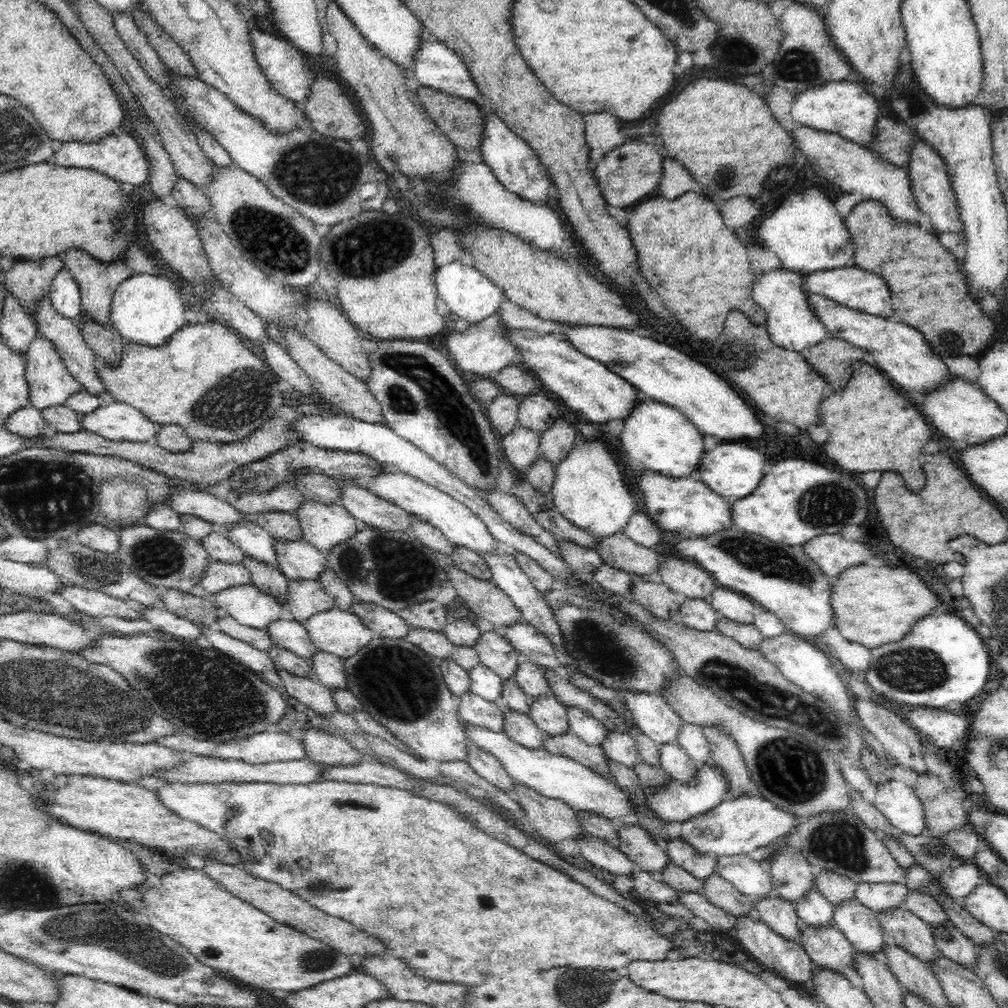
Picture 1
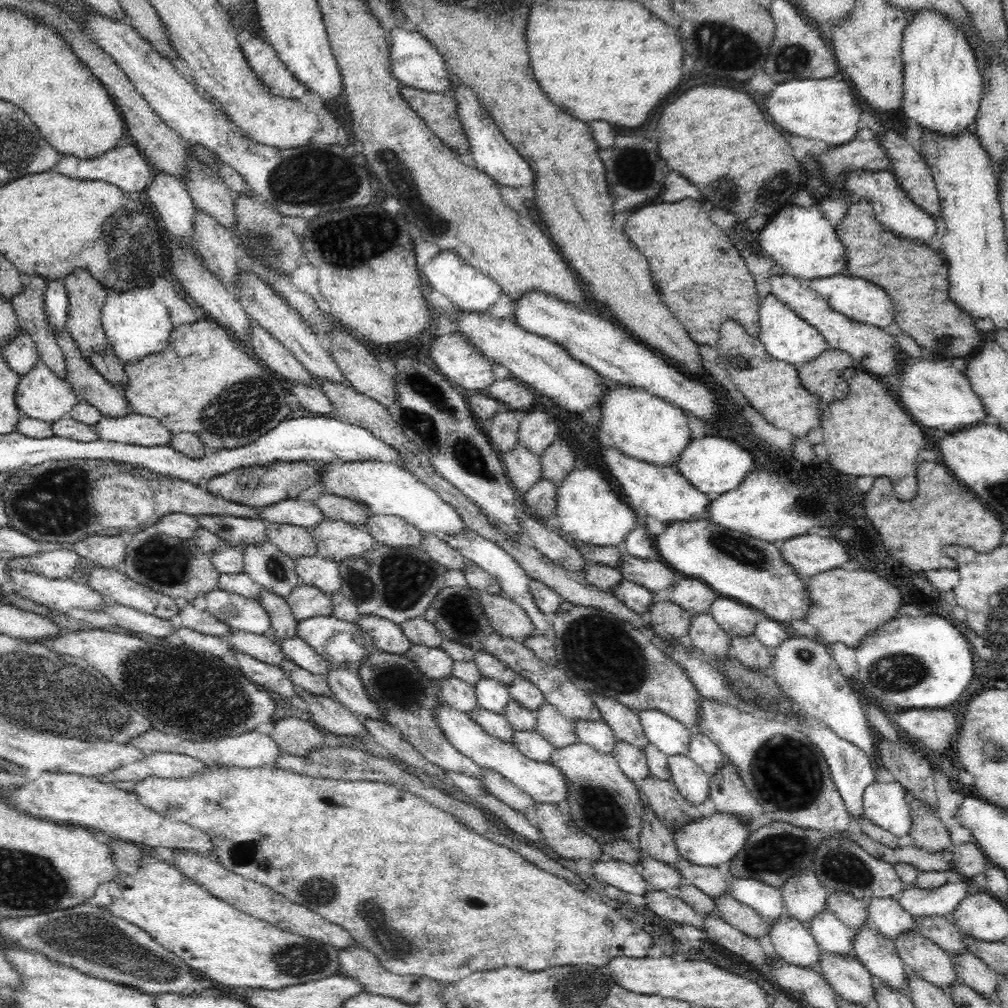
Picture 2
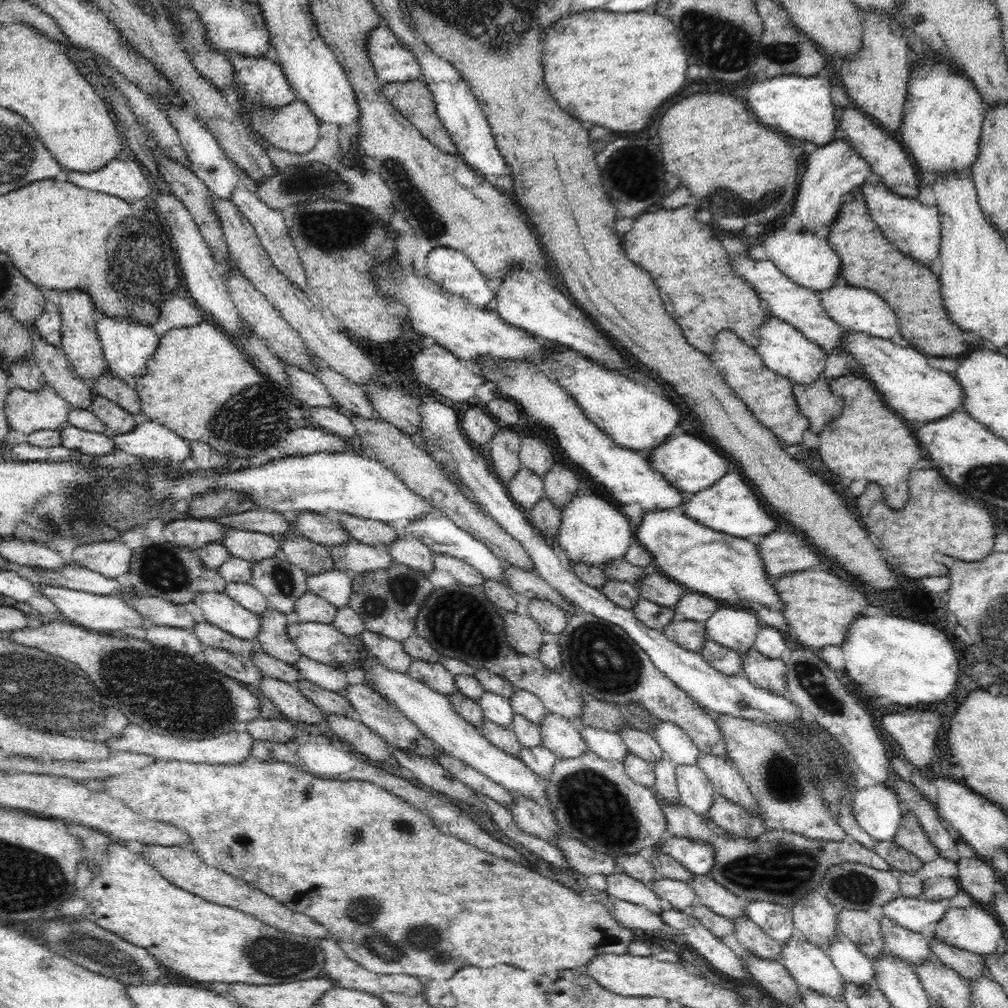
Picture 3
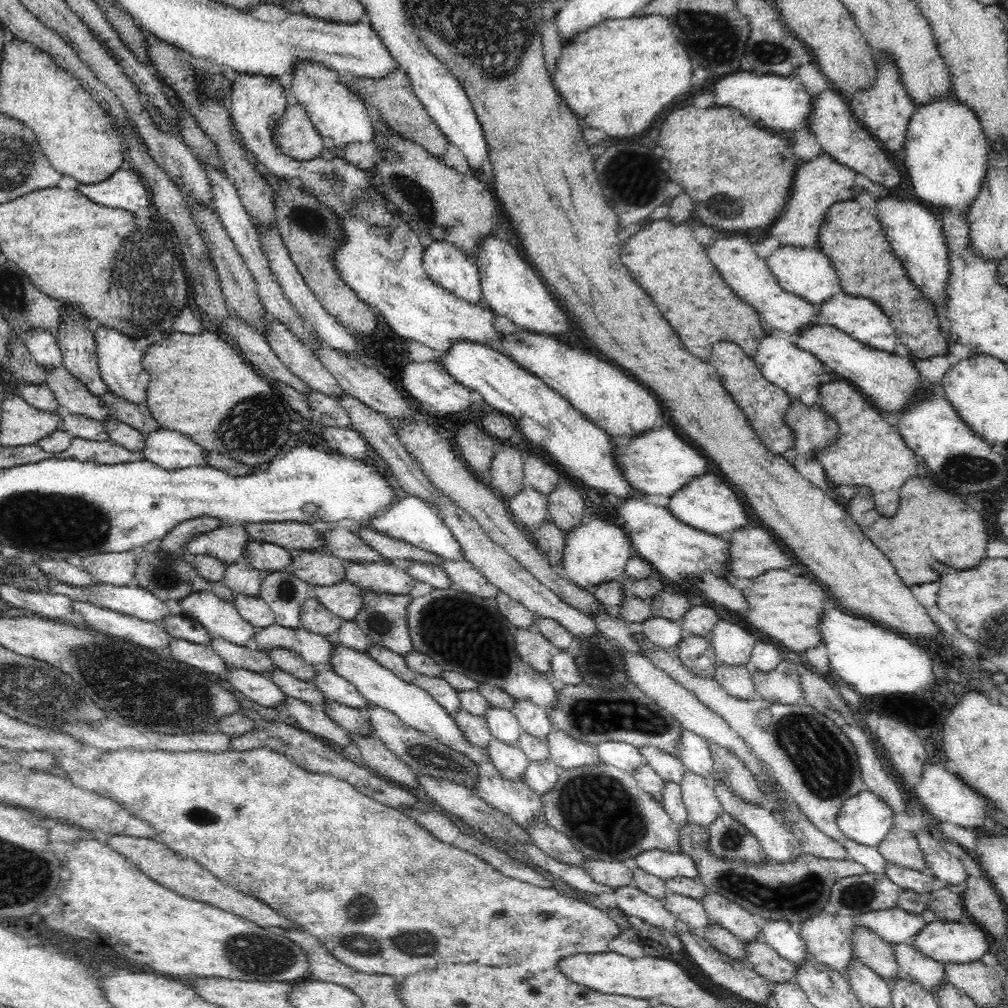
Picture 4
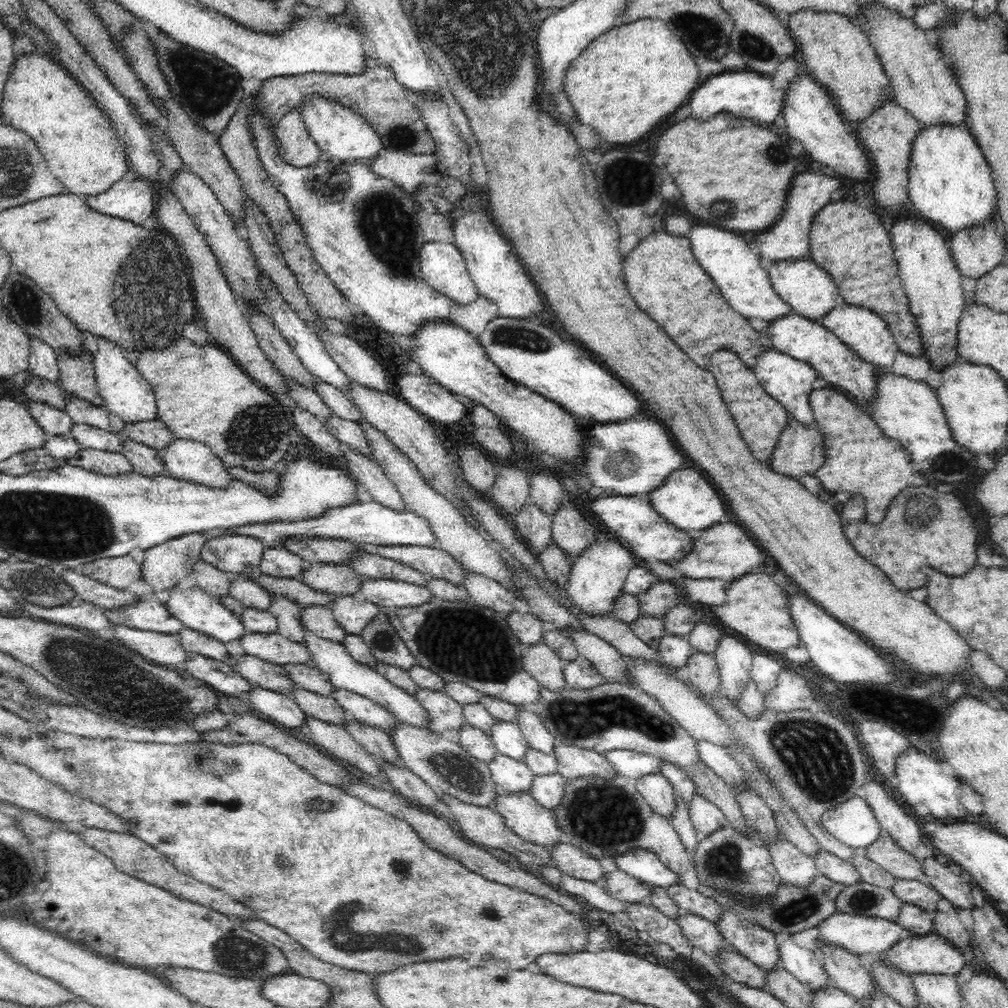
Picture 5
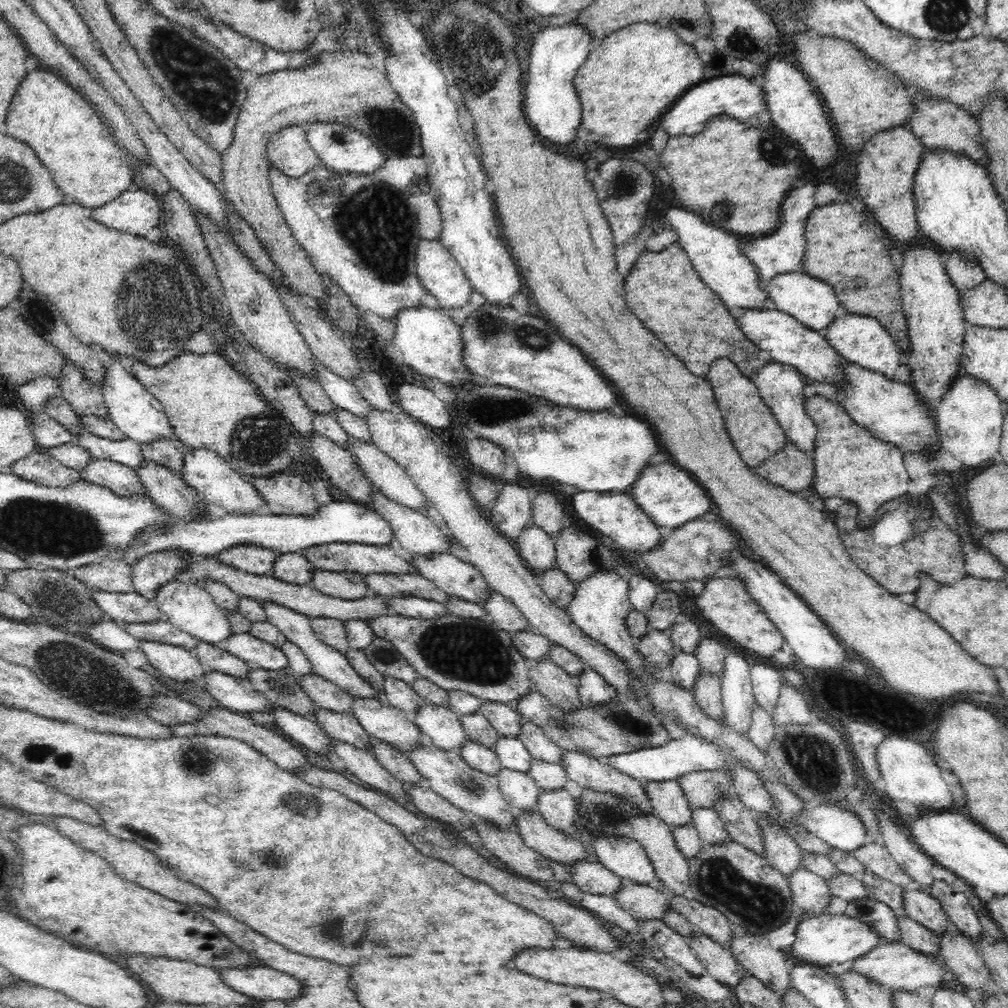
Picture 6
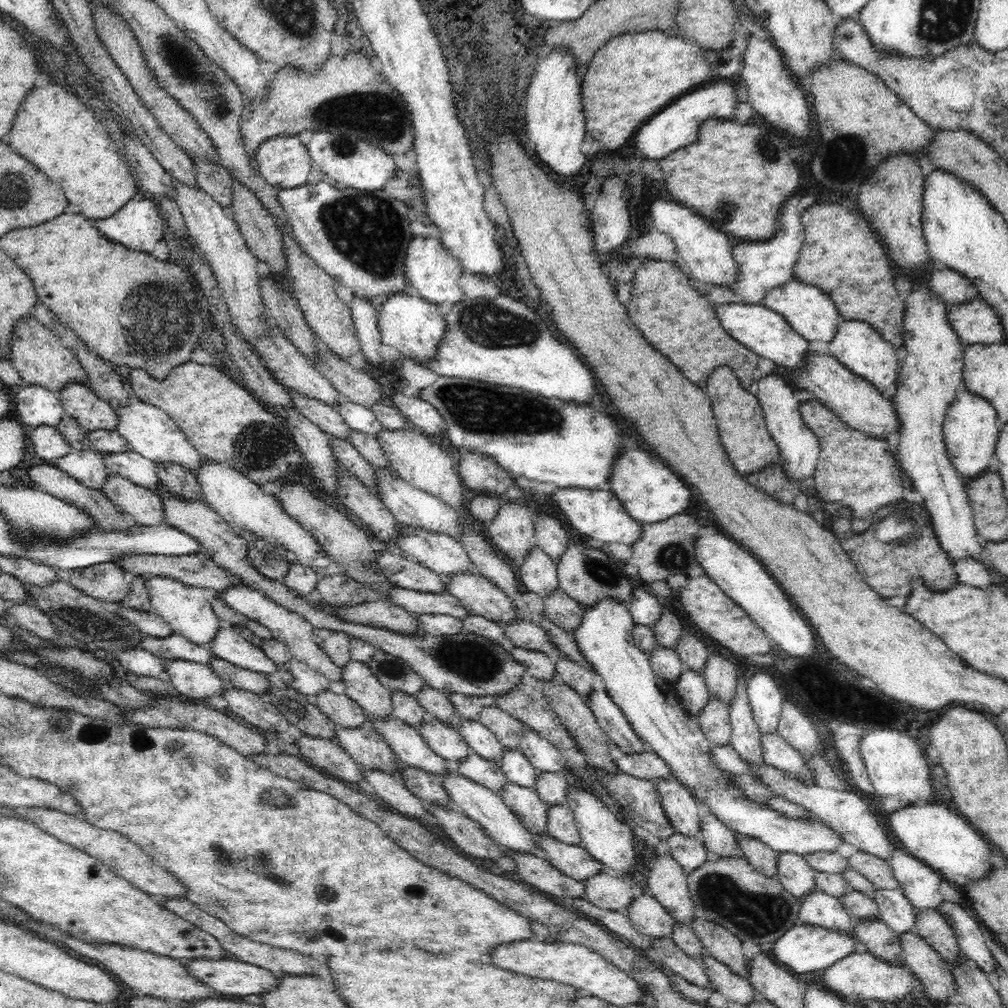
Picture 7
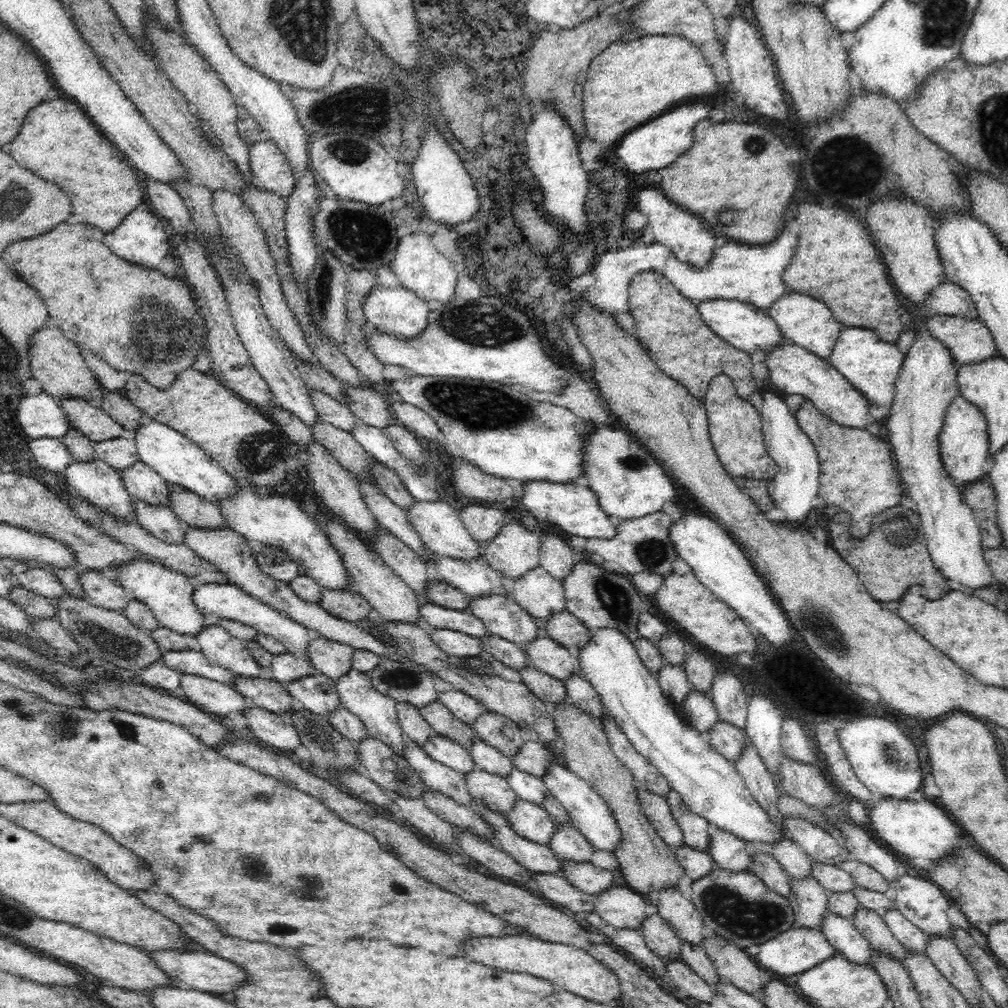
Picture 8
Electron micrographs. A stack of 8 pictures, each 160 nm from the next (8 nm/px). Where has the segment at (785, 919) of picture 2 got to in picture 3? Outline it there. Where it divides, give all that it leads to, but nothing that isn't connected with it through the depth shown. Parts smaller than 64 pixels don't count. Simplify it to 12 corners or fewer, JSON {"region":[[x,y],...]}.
{"region":[[790,936],[782,964],[802,989],[844,1002],[824,948]]}

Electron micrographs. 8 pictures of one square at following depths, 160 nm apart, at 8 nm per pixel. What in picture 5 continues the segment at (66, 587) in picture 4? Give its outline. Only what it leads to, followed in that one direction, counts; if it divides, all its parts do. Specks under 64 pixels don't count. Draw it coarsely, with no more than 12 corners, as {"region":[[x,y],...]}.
{"region":[[141,599],[102,610],[111,622],[178,635],[185,627],[165,604]]}

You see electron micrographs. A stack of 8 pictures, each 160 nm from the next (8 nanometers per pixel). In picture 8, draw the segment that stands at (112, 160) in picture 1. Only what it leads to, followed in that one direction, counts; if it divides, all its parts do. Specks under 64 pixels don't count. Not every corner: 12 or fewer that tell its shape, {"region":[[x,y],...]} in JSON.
{"region":[[132,210],[104,244],[158,270],[173,242],[154,212]]}

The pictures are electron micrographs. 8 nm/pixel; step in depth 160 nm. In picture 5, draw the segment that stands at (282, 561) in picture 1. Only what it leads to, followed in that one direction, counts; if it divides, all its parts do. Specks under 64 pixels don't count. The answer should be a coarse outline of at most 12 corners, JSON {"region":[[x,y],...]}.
{"region":[[333,594],[334,619],[346,634],[361,636],[379,607]]}

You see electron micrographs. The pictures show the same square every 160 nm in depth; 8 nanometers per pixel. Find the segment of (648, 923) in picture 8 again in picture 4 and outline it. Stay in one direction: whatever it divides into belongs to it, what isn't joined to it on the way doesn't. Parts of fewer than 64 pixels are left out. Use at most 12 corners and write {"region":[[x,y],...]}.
{"region":[[590,860],[582,868],[610,888],[635,886],[623,862]]}

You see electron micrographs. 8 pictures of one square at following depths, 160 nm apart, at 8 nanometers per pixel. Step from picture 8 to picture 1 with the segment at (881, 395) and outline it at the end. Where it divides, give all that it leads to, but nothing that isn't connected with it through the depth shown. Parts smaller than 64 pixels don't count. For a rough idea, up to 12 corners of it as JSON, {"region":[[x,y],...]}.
{"region":[[857,266],[807,274],[810,292],[892,316],[888,284]]}

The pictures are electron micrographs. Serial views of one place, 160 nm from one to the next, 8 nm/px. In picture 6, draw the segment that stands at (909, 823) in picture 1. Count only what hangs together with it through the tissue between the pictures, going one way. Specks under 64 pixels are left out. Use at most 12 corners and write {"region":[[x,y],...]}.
{"region":[[835,804],[802,809],[794,825],[844,852],[868,842],[857,814]]}

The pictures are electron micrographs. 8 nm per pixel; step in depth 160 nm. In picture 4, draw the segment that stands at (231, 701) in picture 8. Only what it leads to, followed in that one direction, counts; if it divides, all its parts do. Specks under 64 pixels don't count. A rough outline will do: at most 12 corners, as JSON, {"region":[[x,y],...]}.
{"region":[[88,602],[73,608],[93,631],[156,653],[171,636],[144,622]]}

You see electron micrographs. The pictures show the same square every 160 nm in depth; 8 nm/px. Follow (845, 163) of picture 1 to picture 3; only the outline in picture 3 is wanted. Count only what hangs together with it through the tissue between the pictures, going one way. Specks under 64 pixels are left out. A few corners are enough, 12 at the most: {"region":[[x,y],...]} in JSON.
{"region":[[882,183],[858,188],[872,220],[906,256],[939,257],[937,207]]}

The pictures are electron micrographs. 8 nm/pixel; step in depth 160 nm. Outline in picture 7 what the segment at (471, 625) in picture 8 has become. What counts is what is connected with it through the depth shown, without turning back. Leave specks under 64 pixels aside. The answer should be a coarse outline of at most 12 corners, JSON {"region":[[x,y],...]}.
{"region":[[394,586],[393,604],[412,615],[464,621],[468,610],[448,592]]}

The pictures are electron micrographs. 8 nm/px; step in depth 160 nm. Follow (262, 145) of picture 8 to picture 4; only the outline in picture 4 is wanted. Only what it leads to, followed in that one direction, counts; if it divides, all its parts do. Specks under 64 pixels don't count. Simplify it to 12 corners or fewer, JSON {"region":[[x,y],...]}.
{"region":[[300,103],[286,108],[272,130],[282,154],[318,158],[322,136]]}

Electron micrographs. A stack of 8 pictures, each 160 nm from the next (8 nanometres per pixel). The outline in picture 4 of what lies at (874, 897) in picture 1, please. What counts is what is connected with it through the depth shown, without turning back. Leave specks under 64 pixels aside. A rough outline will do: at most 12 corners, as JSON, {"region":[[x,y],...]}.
{"region":[[892,944],[900,978],[911,978],[936,995],[944,964],[911,944]]}

